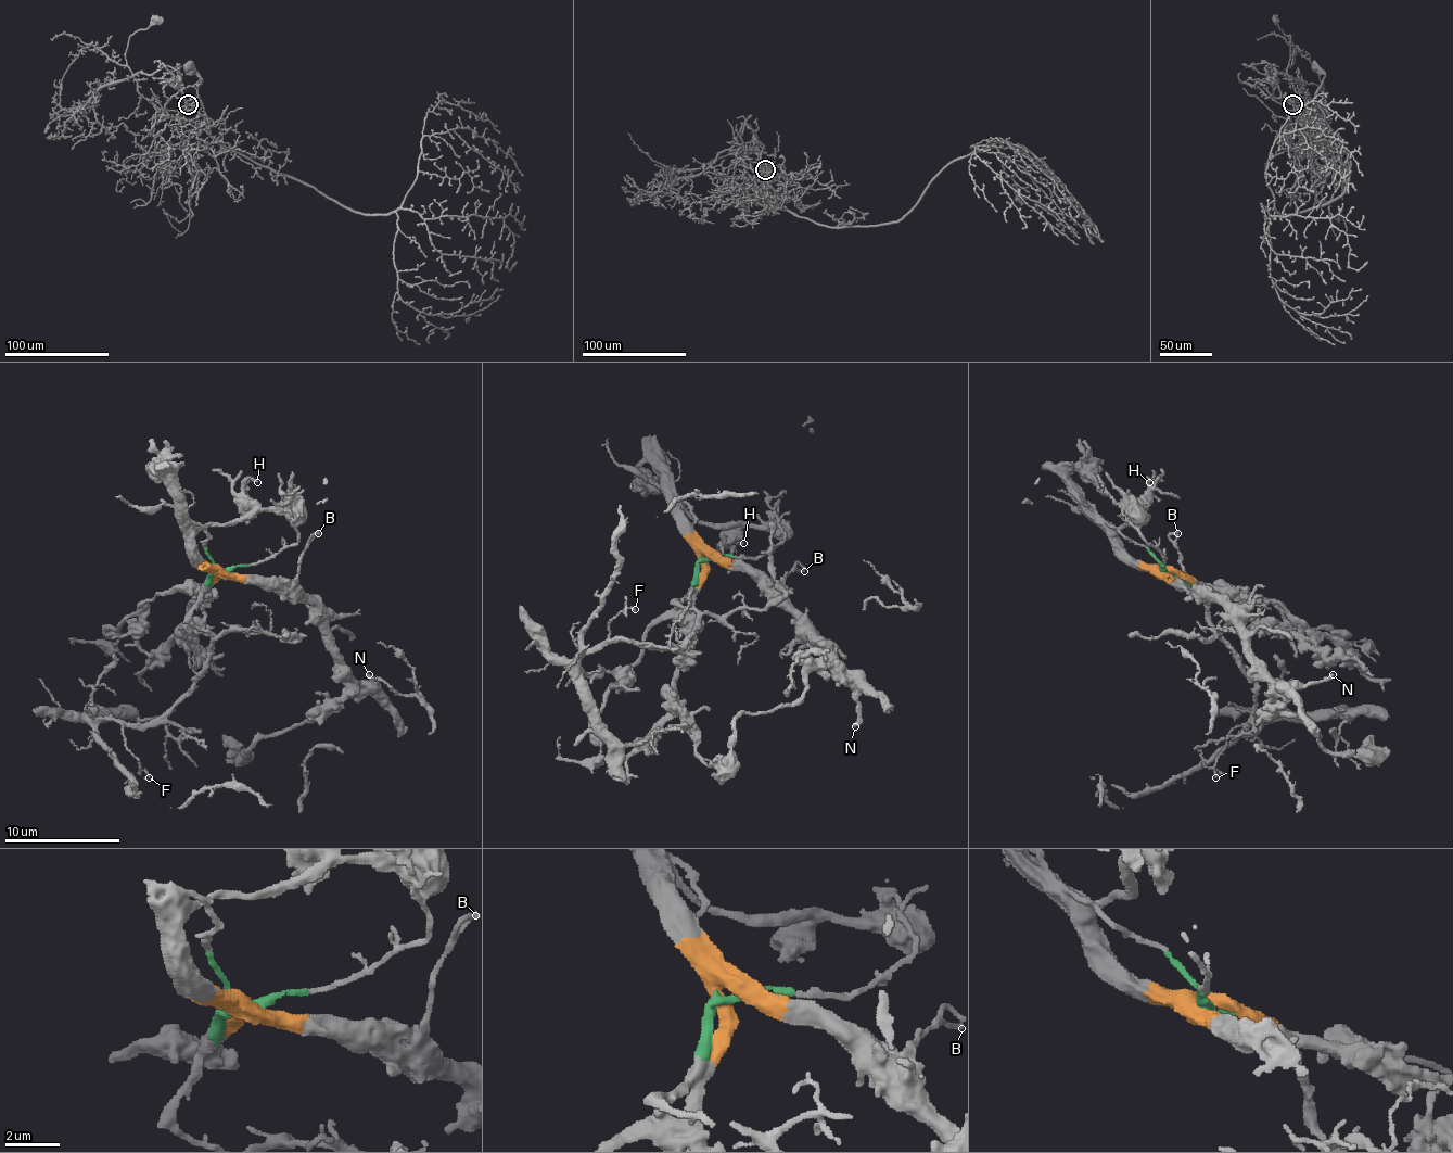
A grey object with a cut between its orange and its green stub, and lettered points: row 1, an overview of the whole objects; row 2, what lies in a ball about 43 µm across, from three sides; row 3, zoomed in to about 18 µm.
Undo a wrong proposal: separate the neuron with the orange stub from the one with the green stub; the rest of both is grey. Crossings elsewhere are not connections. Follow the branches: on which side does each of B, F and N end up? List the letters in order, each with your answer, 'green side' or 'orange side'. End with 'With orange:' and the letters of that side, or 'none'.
B: orange side
F: green side
N: orange side
With orange: B, N

